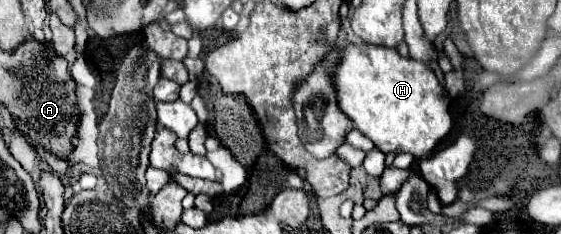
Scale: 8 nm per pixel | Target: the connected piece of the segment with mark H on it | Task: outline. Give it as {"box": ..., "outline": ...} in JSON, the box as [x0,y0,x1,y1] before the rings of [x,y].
{"box":[335,44,453,158],"outline":[[[371,44],[345,46],[341,62],[335,68],[335,86],[341,110],[355,122],[355,128],[361,130],[367,138],[371,138],[373,144],[385,154],[409,152],[415,158],[429,156],[453,128],[453,118],[449,112],[449,96],[445,88],[439,84],[435,72],[413,58],[399,56],[395,48],[371,46]]]}

